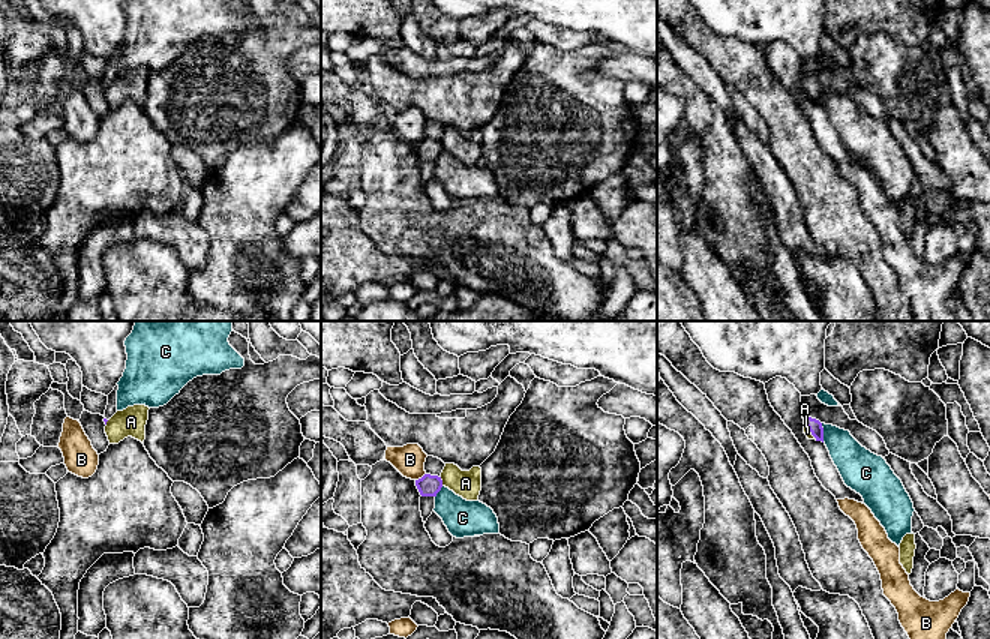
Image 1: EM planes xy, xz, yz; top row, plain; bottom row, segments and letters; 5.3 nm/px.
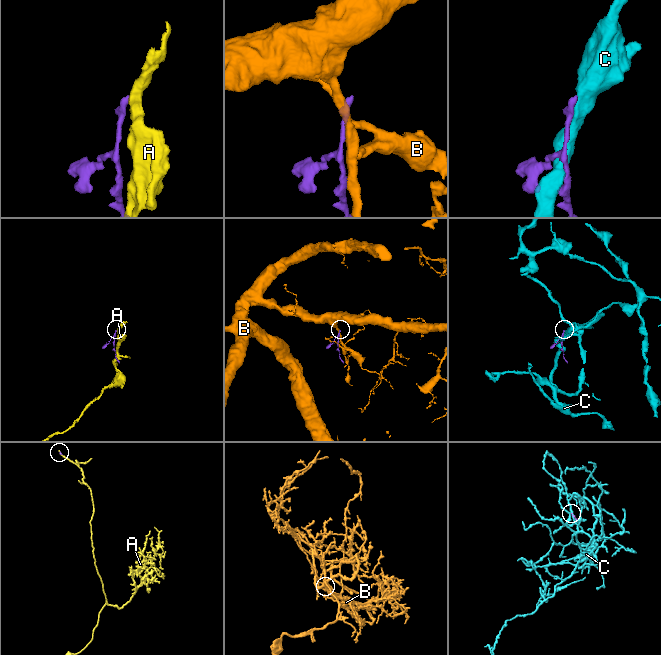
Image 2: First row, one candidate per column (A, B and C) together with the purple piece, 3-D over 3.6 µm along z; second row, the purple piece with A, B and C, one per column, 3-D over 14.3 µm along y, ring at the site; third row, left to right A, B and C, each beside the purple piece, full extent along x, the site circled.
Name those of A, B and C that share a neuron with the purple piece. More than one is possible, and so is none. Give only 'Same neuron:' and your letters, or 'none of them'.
Same neuron: none of them

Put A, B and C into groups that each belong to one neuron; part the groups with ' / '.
A / B / C

